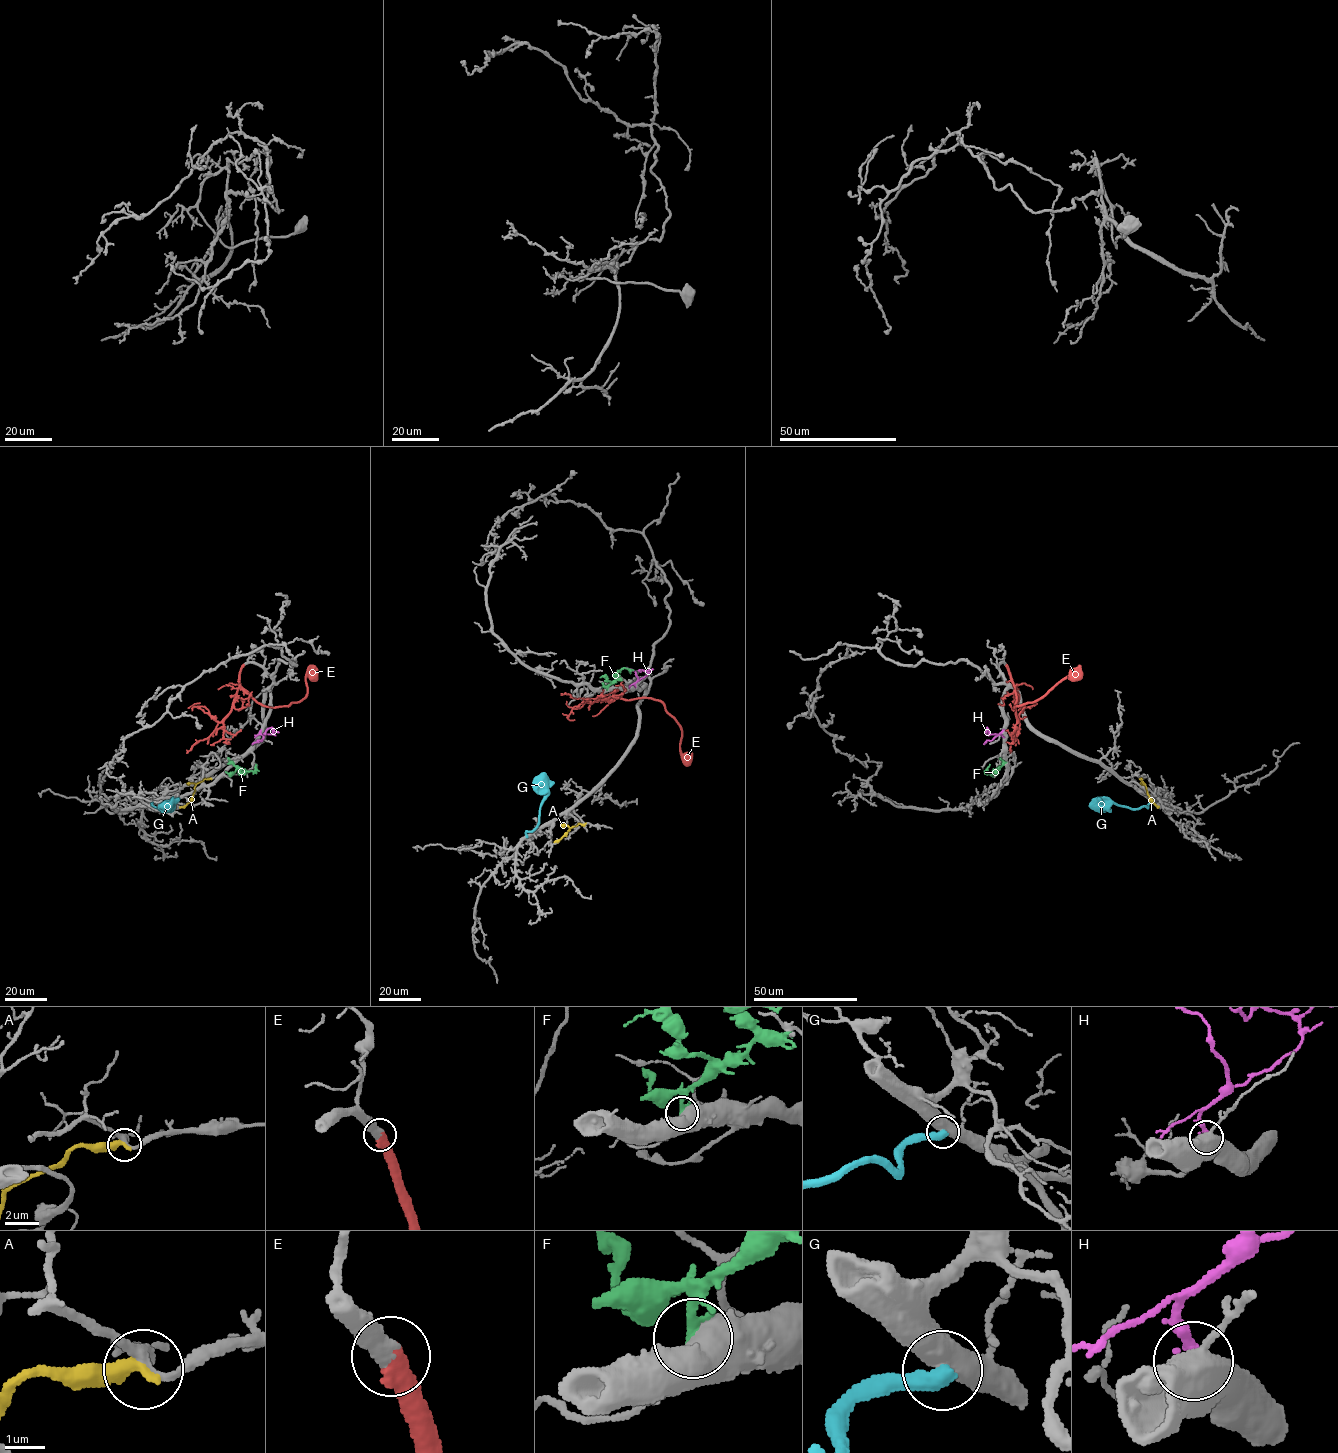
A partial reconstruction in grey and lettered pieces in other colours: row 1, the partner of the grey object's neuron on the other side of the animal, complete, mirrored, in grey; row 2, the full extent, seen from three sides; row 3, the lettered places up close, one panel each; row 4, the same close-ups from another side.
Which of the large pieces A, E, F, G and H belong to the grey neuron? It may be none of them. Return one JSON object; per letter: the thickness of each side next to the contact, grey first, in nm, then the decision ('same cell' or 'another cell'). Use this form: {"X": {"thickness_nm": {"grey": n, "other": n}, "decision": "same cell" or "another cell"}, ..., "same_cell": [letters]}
{"A": {"thickness_nm": {"grey": 220, "other": 360}, "decision": "another cell"}, "E": {"thickness_nm": {"grey": 500, "other": 550}, "decision": "same cell"}, "F": {"thickness_nm": {"grey": 750, "other": 300}, "decision": "another cell"}, "G": {"thickness_nm": {"grey": 550, "other": 500}, "decision": "another cell"}, "H": {"thickness_nm": {"grey": 750, "other": 300}, "decision": "another cell"}, "same_cell": ["E"]}

